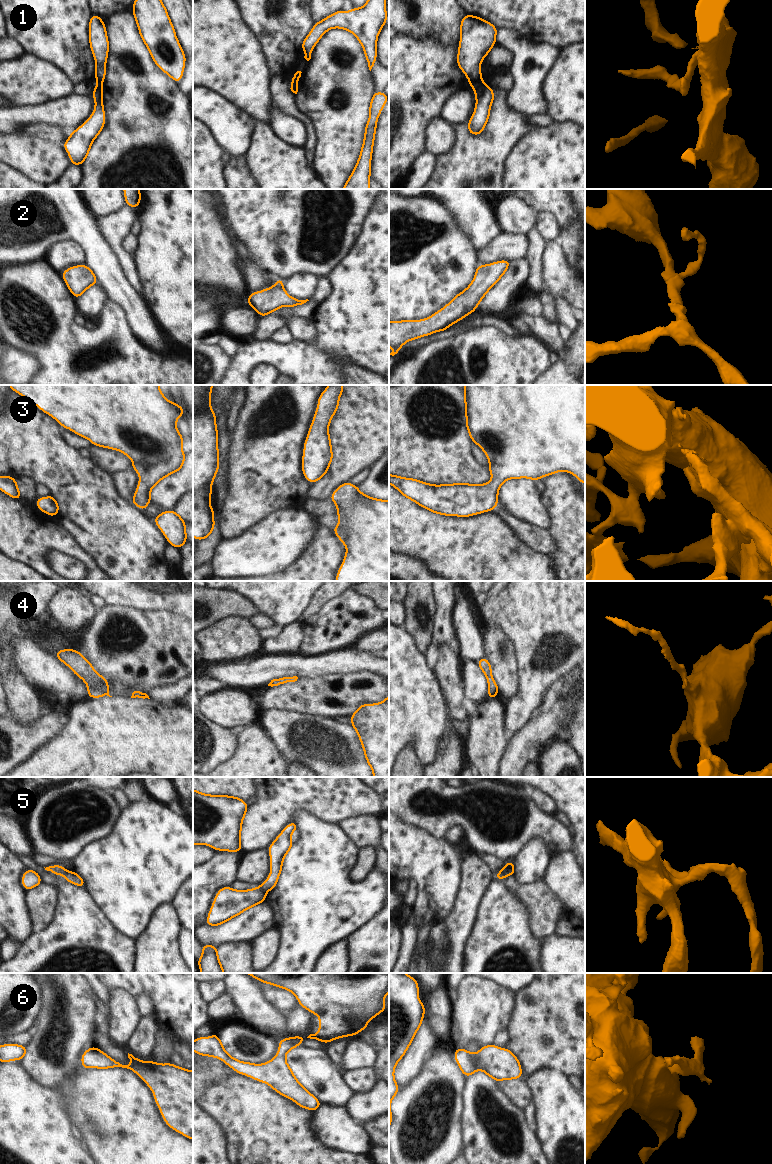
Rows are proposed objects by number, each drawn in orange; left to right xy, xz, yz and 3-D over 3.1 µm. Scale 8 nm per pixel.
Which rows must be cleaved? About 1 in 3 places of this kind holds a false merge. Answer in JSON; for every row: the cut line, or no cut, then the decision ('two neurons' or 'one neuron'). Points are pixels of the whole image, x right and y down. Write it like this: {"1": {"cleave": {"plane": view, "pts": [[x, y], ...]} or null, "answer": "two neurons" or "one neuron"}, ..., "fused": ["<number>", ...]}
{"1": {"cleave": {"plane": "yz", "pts": [[482, 82], [473, 87]]}, "answer": "two neurons"}, "2": {"cleave": null, "answer": "one neuron"}, "3": {"cleave": null, "answer": "one neuron"}, "4": {"cleave": null, "answer": "one neuron"}, "5": {"cleave": {"plane": "xz", "pts": [[260, 886], [265, 892]]}, "answer": "two neurons"}, "6": {"cleave": null, "answer": "one neuron"}, "fused": ["1", "5"]}

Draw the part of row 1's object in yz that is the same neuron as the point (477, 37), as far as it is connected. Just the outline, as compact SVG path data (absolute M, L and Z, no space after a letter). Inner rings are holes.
M466 14L461 20L457 65L472 88L482 83L480 63L496 44L497 31L492 23L477 16Z

